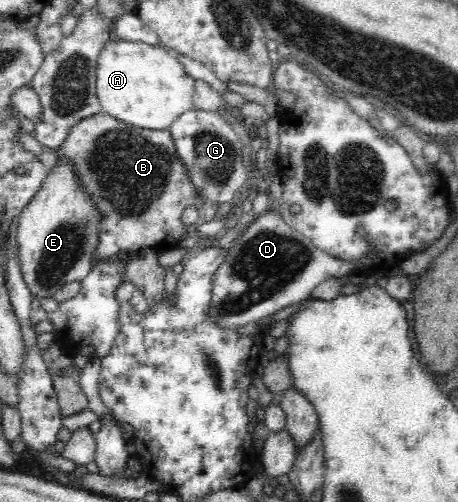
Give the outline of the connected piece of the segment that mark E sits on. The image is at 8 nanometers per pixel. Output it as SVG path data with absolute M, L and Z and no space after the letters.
M70 159L57 160L40 190L19 214L17 252L31 298L52 298L65 284L80 282L88 274L99 244L100 223L102 211L80 183L74 163Z

